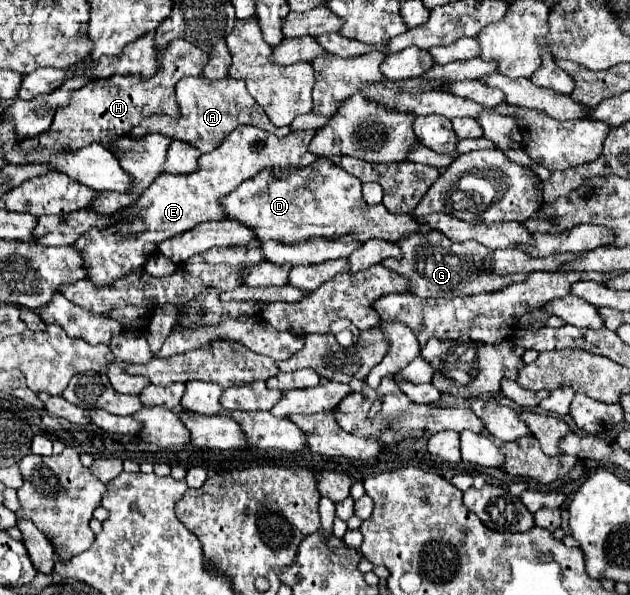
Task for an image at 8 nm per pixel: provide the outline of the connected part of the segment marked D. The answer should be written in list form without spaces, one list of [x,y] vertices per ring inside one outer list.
[[[320,157],[314,165],[288,173],[280,179],[270,177],[270,173],[260,173],[258,177],[244,181],[234,193],[226,195],[222,203],[228,219],[236,219],[254,229],[262,243],[298,243],[308,239],[340,239],[348,235],[358,241],[396,241],[406,233],[430,231],[428,225],[418,225],[412,215],[390,213],[382,203],[368,205],[360,187],[362,183],[354,175],[346,173],[338,165],[332,165],[326,157]]]

